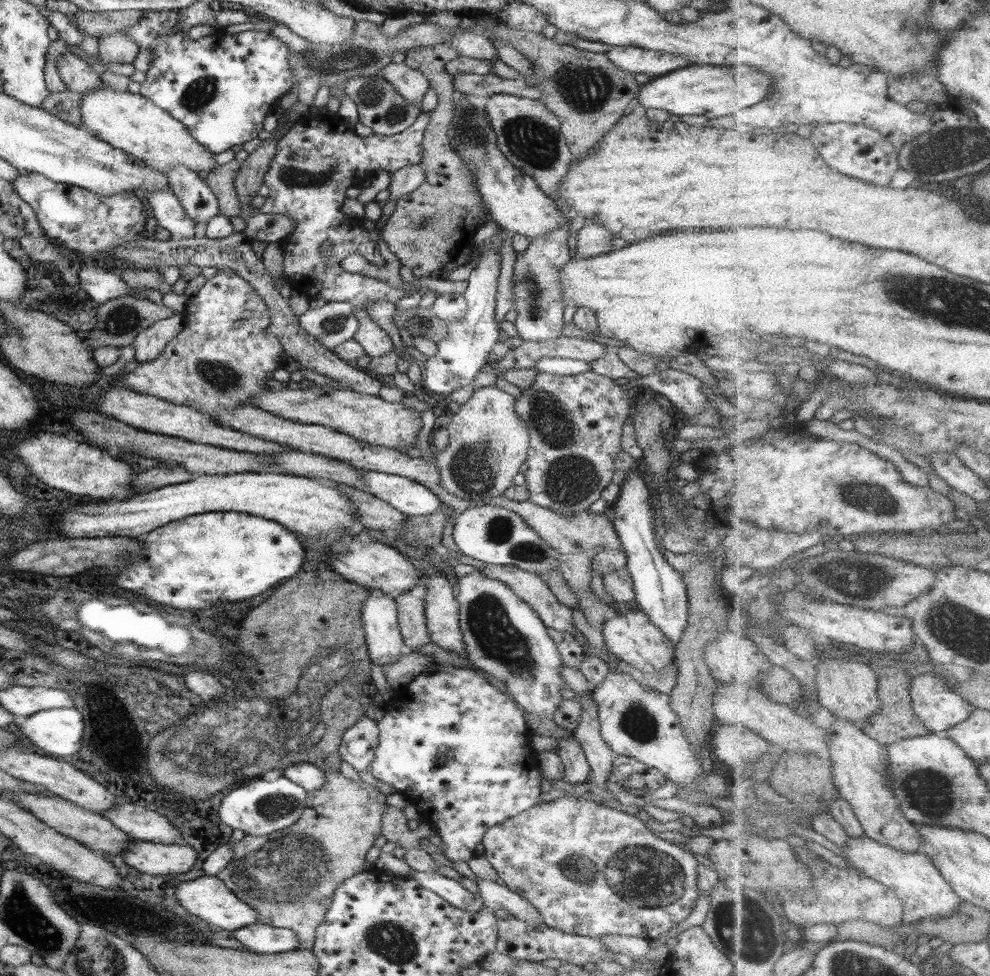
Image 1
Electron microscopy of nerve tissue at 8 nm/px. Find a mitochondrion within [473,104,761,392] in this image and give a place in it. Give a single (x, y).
(533, 142)

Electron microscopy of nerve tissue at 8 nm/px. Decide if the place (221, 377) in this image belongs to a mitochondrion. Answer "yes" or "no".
yes

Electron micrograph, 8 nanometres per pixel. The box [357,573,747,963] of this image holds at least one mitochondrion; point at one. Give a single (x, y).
(644, 875)

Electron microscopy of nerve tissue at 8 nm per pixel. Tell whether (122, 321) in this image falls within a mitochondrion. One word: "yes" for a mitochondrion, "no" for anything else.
yes

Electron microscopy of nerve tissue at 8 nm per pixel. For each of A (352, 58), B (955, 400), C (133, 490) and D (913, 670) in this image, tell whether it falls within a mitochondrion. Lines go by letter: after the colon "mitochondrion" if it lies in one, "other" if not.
A: mitochondrion
B: other
C: other
D: other

